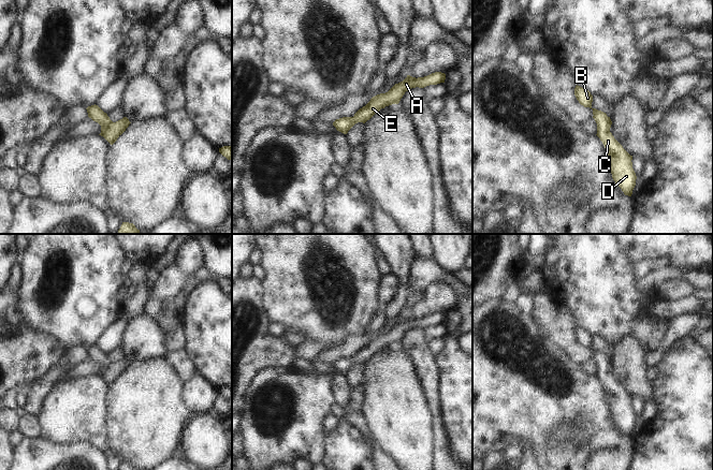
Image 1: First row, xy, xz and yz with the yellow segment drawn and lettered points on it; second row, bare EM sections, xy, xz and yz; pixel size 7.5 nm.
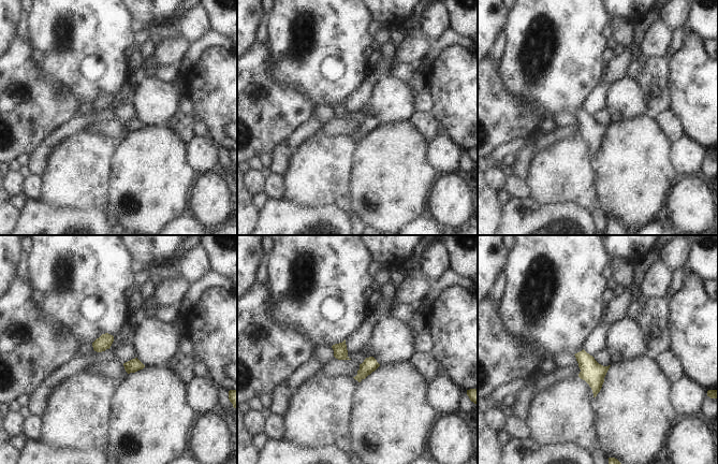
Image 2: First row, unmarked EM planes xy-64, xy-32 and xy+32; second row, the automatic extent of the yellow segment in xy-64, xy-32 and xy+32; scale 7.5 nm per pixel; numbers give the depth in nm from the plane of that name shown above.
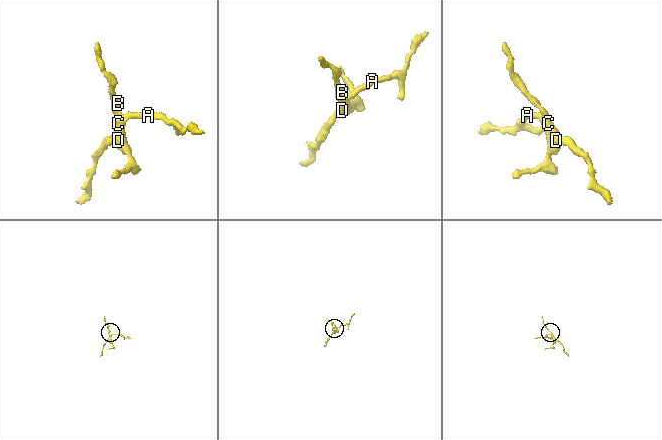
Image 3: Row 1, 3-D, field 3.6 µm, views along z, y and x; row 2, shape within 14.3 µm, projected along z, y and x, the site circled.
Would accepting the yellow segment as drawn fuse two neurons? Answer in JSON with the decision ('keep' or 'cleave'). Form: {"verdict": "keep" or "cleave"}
{"verdict": "keep"}

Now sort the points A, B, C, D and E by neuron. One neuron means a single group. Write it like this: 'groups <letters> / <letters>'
groups A B C D E

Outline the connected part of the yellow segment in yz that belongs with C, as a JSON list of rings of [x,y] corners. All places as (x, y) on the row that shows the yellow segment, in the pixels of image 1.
[[[577,85],[574,96],[581,105],[593,109],[593,118],[597,123],[596,135],[606,148],[612,178],[625,195],[631,196],[637,179],[632,168],[632,156],[623,148],[610,132],[612,124],[610,117],[606,113],[592,107],[593,96],[591,92]]]

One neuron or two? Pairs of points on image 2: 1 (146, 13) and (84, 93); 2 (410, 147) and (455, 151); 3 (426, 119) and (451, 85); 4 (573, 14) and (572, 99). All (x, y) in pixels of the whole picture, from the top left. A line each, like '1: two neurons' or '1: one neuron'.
1: two neurons
2: two neurons
3: two neurons
4: one neuron

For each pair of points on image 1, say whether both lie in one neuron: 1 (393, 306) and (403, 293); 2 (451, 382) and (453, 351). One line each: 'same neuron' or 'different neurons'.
1: same neuron
2: same neuron

